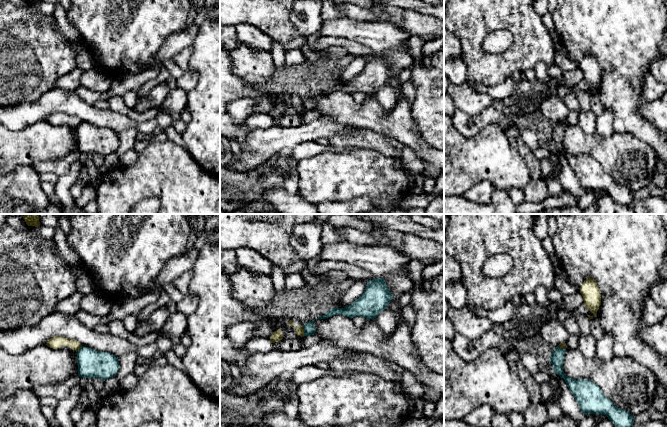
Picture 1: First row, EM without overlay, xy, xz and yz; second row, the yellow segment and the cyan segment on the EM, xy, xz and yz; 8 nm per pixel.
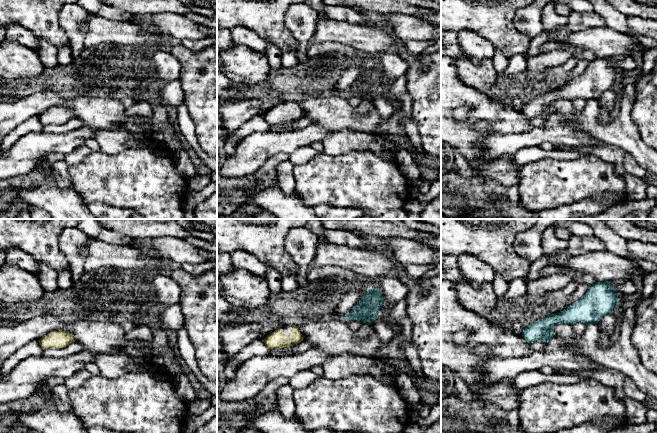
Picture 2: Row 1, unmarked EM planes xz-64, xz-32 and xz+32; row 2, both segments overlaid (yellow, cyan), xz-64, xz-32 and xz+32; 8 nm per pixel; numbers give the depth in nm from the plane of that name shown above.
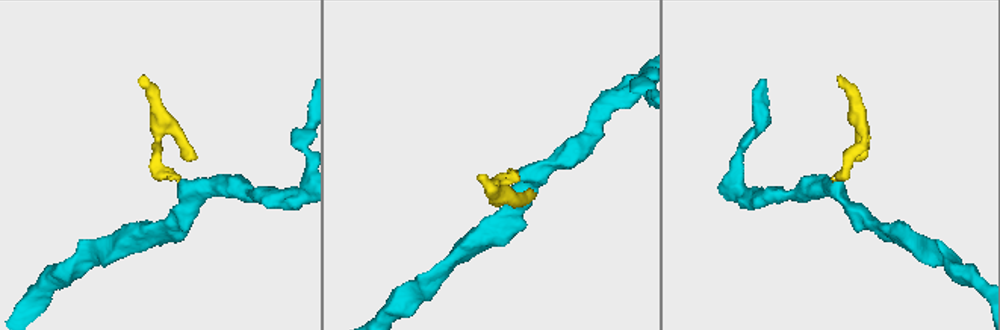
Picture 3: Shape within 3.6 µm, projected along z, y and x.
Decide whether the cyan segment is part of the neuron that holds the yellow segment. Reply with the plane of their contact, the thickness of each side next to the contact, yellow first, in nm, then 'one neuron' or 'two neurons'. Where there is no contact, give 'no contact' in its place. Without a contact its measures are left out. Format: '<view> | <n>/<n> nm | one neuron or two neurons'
xz | 70/100 nm | two neurons

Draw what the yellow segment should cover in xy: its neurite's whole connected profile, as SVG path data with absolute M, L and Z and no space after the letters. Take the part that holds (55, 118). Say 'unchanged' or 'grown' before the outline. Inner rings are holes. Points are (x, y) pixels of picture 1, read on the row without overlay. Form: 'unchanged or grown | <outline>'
grown | M52 113L51 115L48 116L47 120L48 123L53 124L53 125L69 125L71 126L74 130L77 129L77 127L81 124L81 120L72 115L64 114L64 113Z

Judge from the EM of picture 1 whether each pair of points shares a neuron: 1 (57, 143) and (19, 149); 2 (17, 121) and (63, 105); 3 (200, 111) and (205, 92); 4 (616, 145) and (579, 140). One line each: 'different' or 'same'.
1: same
2: same
3: same
4: same

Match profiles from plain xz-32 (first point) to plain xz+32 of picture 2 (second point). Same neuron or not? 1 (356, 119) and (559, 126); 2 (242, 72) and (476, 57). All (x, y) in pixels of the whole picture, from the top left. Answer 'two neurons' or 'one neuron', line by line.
1: two neurons
2: two neurons

